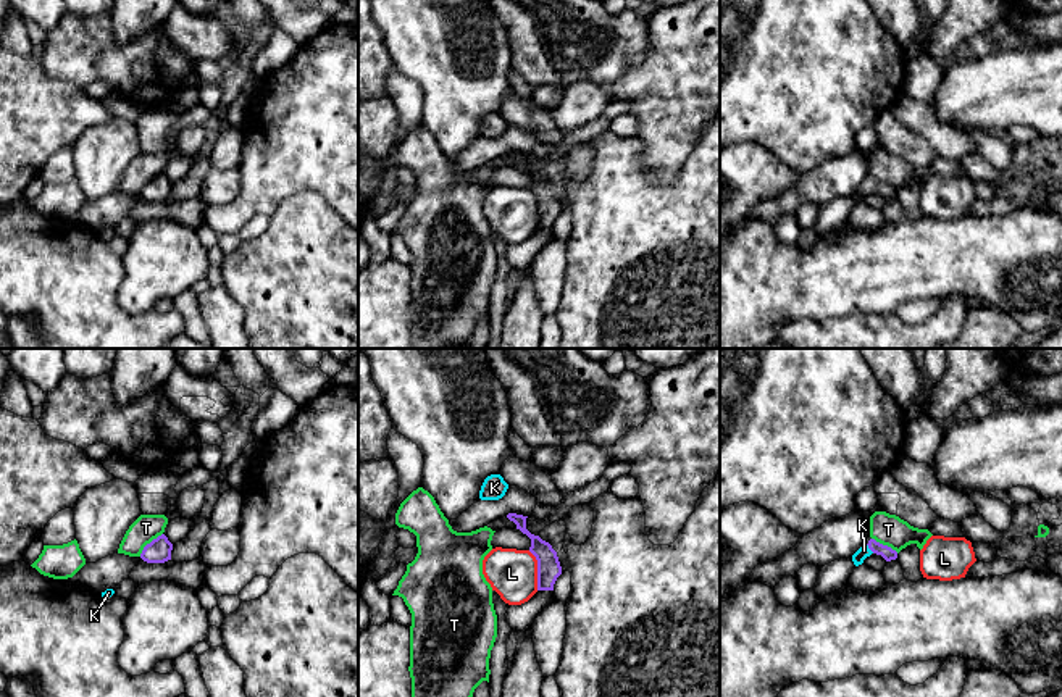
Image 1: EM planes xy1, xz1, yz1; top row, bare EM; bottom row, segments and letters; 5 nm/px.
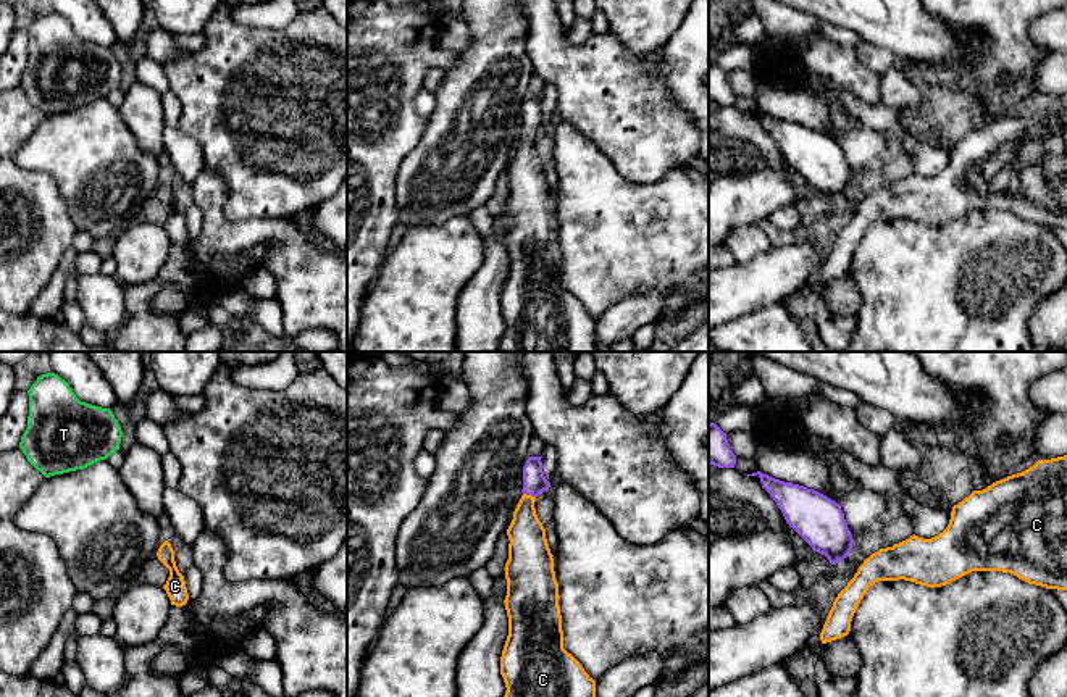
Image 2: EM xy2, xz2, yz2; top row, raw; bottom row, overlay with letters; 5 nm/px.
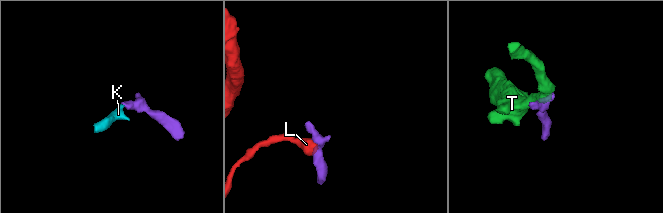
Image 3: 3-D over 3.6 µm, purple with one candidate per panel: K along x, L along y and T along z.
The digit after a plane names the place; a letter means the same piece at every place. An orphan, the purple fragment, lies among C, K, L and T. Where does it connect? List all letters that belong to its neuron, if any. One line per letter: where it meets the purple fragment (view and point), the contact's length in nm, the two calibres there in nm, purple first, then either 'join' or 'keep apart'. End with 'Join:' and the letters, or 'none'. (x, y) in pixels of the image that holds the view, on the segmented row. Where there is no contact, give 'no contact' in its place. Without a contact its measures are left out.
C: xz2 (530, 494) | 70 nm | 120/190 nm | join
K: yz1 (870, 549) | 60 nm | 70/60 nm | join
L: xz1 (538, 570) | 200 nm | 120/240 nm | keep apart
T: xy1 (150, 542) | 170 nm | 120/140 nm | keep apart
Join: C, K

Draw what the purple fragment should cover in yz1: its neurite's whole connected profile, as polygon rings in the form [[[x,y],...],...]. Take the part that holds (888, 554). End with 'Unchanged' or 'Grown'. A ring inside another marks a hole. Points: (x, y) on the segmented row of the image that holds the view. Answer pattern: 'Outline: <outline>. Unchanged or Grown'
Outline: [[[870,539],[865,545],[862,545],[854,555],[852,555],[852,561],[855,566],[862,565],[863,560],[867,557],[870,557],[872,553],[881,555],[886,561],[896,560],[897,558],[897,552],[893,550],[888,545],[883,545],[880,542],[876,542],[875,539]]]. Grown

